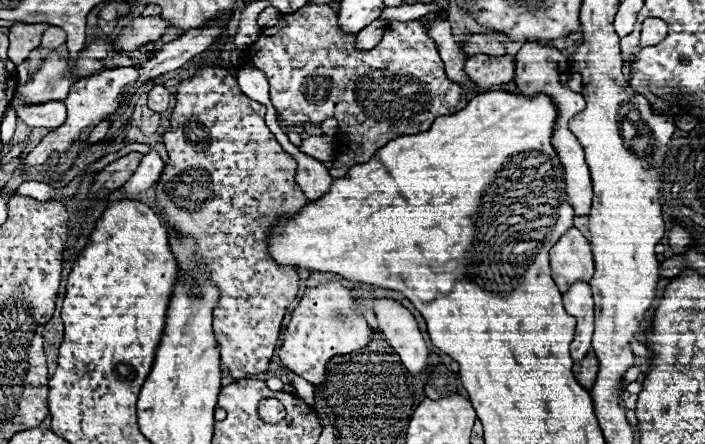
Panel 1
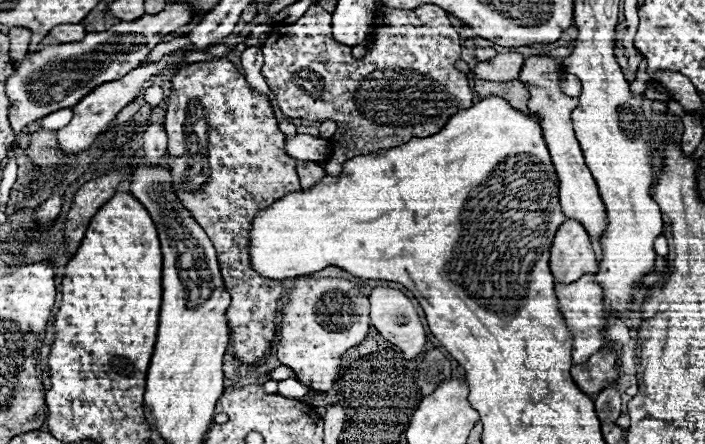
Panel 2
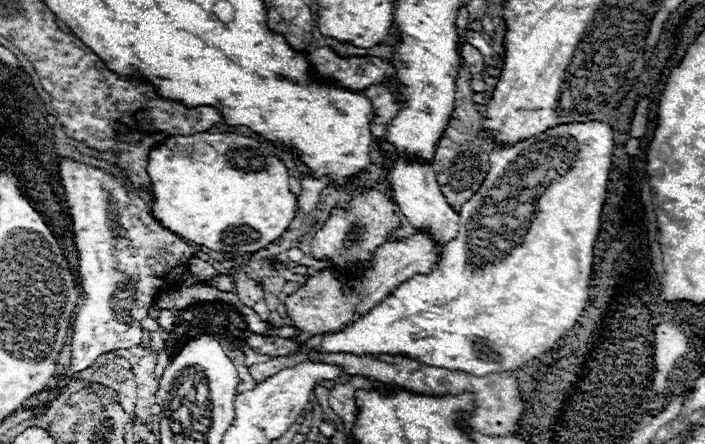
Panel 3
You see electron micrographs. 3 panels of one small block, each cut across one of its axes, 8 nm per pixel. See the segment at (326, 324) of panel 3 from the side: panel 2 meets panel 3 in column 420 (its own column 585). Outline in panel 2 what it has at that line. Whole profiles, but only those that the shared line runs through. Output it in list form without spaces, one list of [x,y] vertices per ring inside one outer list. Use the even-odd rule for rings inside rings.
[[[566,218],[558,228],[550,248],[550,270],[554,278],[564,284],[598,272],[590,238],[578,220]]]

